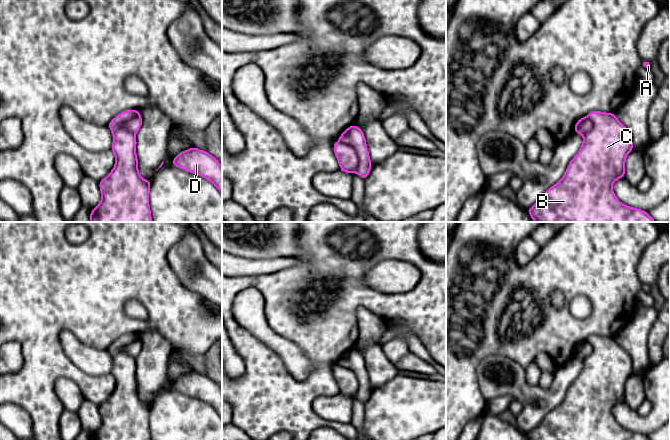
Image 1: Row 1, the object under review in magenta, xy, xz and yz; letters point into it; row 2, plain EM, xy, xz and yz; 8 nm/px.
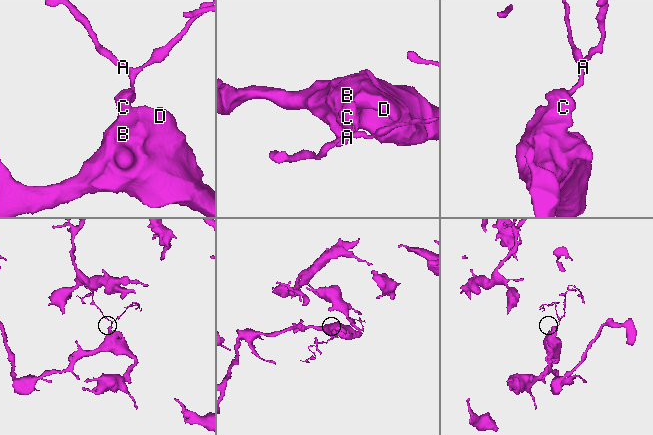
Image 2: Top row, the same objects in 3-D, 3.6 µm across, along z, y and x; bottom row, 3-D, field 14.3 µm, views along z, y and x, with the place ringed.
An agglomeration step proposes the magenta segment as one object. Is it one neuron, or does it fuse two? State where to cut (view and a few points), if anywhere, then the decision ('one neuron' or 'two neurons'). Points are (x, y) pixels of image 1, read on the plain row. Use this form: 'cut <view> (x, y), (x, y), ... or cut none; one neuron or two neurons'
cut xz (339, 364), (349, 367), (357, 378), (358, 389), (354, 396); two neurons

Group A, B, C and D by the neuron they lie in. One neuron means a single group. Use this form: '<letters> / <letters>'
A / B C D

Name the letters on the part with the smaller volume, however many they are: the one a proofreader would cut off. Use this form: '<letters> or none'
A

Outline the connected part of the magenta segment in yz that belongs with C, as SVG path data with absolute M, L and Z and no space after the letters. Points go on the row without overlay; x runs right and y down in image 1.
M592 335L588 338L592 352L584 358L583 367L569 386L564 400L545 415L541 423L527 435L530 440L650 440L648 436L621 427L613 416L613 407L625 401L625 385L633 374L632 359L618 344L615 337Z

